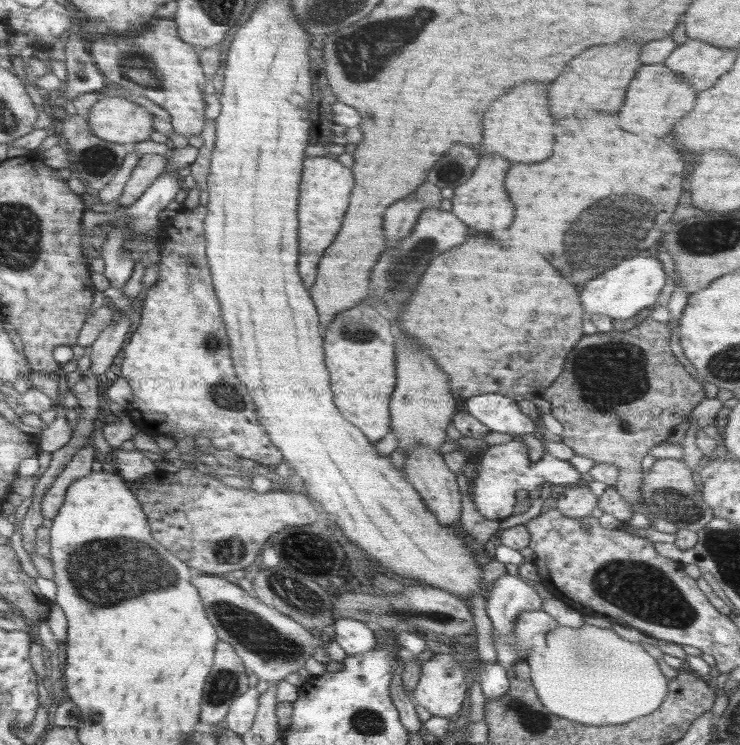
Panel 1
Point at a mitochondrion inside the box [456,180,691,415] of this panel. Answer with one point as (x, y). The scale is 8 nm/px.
(607, 224)

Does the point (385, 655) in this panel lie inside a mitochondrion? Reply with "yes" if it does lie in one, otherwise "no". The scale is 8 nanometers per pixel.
no

